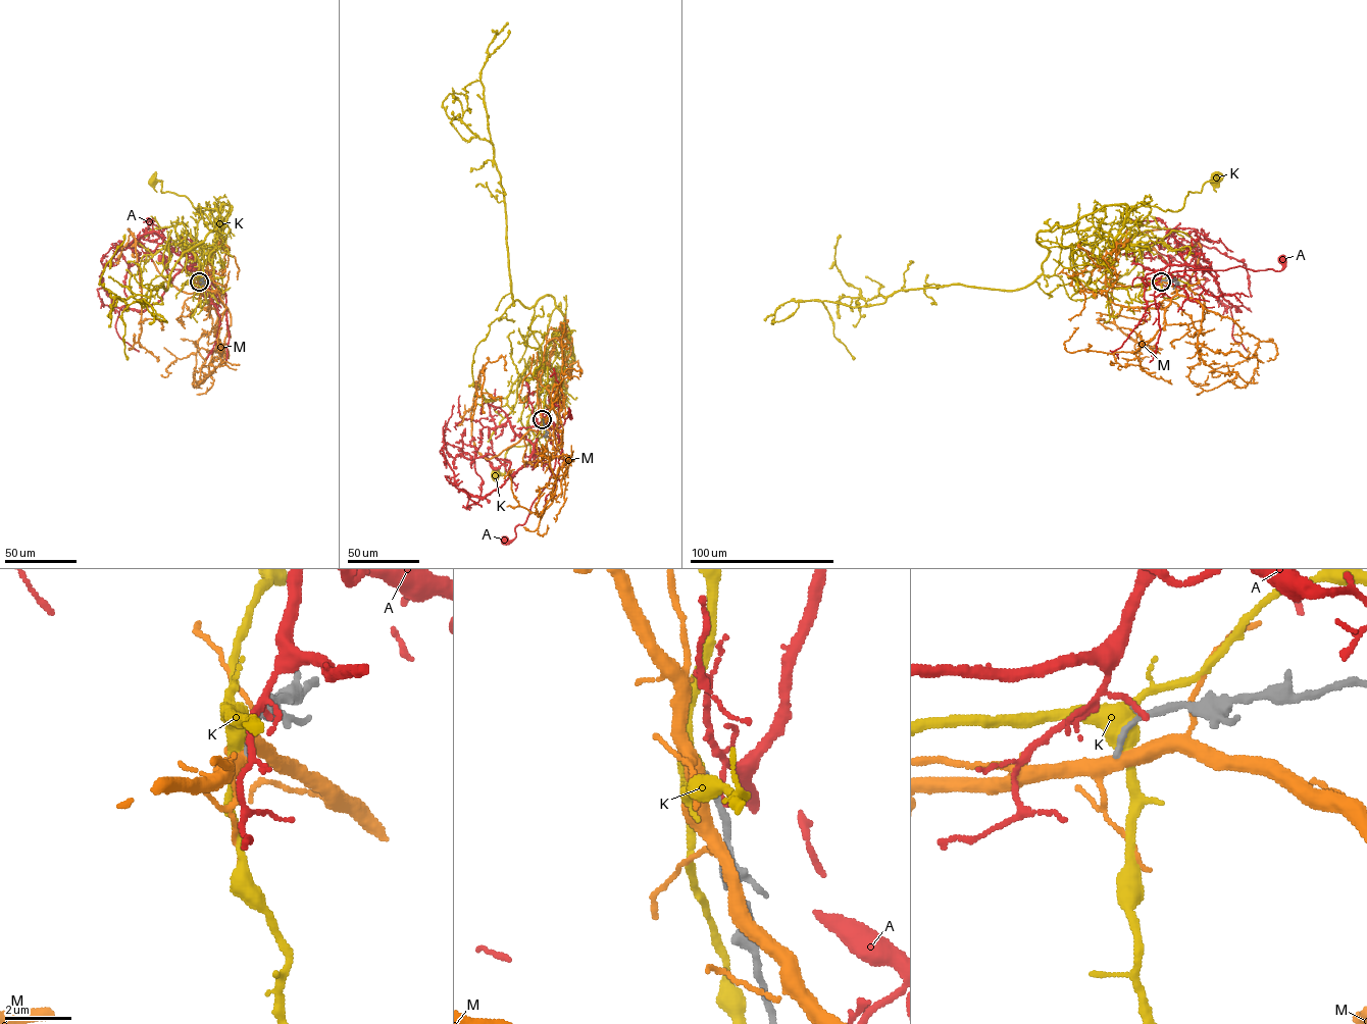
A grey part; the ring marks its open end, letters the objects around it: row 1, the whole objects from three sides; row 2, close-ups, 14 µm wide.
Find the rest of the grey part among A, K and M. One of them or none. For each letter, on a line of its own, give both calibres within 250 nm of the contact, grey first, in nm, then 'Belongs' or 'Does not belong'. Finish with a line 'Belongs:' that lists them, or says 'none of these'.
A: Thickness 200 nm (grey) against 170 nm. Does not belong
K: Thickness 220 nm (grey) against 440 nm. Does not belong
M: Thickness 190 nm (grey) against 360 nm. Does not belong
Belongs: none of these

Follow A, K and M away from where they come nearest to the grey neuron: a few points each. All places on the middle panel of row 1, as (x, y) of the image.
A: (543, 420), (558, 433), (555, 467), (532, 506), (526, 521), (515, 528), (516, 536), (506, 540)
K: (542, 419), (546, 363), (559, 372), (557, 423), (535, 442), (511, 447), (504, 459), (505, 472), (496, 474)
M: (542, 419), (549, 436), (529, 429), (486, 459), (470, 413), (483, 368), (481, 394), (499, 396), (501, 407)

